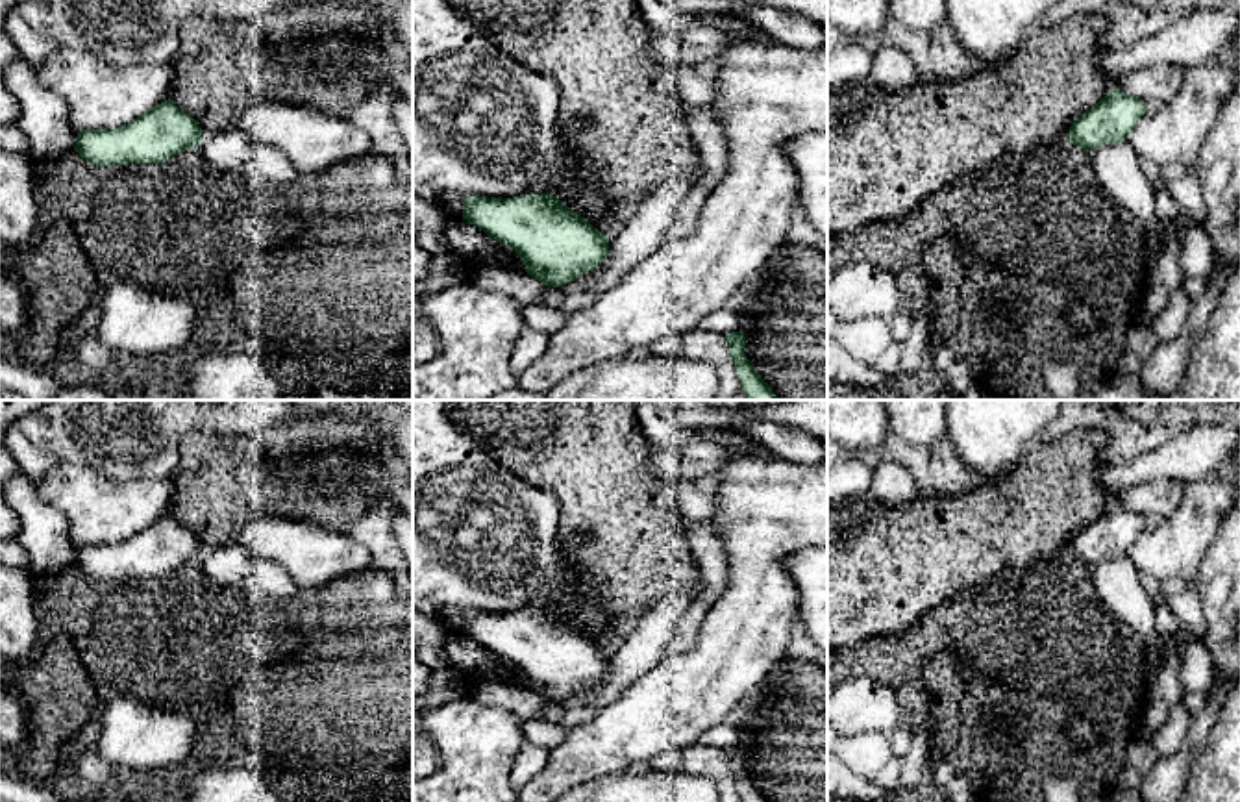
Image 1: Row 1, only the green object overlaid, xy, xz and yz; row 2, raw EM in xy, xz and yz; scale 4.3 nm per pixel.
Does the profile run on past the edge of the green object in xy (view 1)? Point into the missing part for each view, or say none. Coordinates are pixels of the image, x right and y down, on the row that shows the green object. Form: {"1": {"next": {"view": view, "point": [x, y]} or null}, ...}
{"1": {"next": null}}

